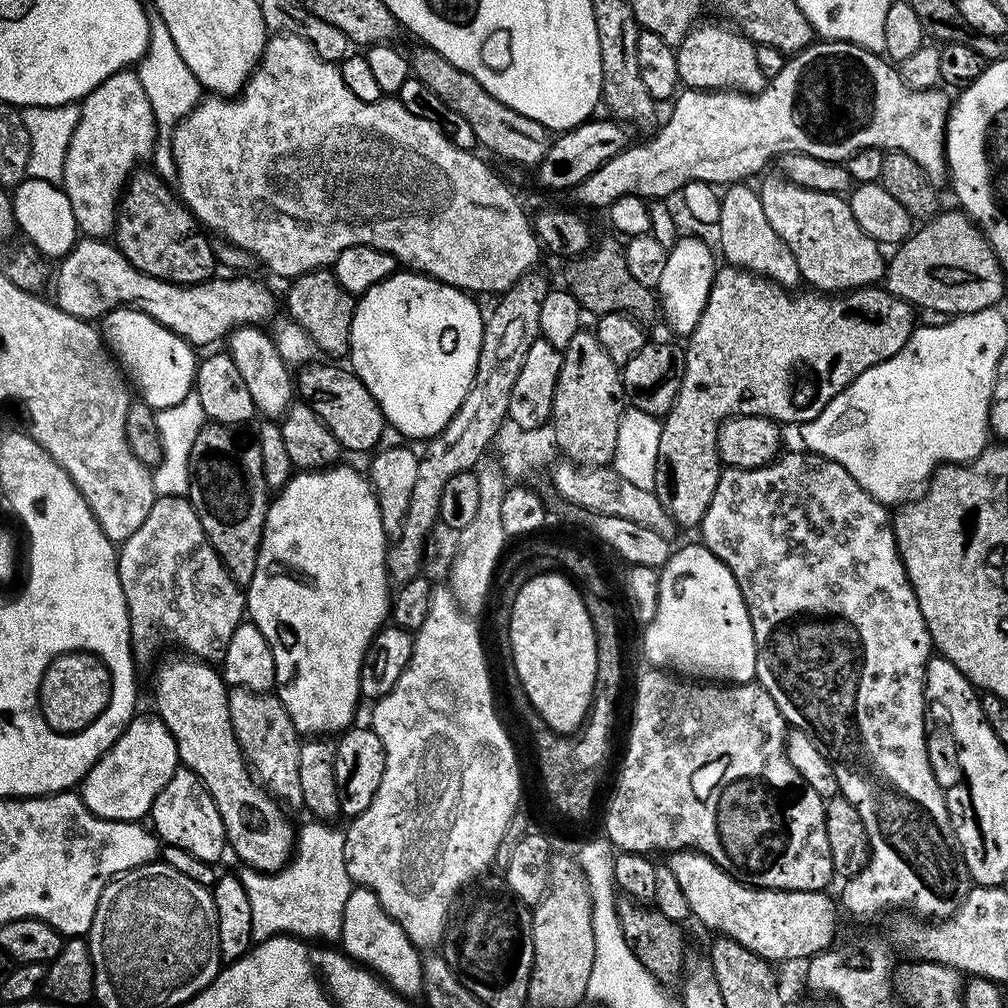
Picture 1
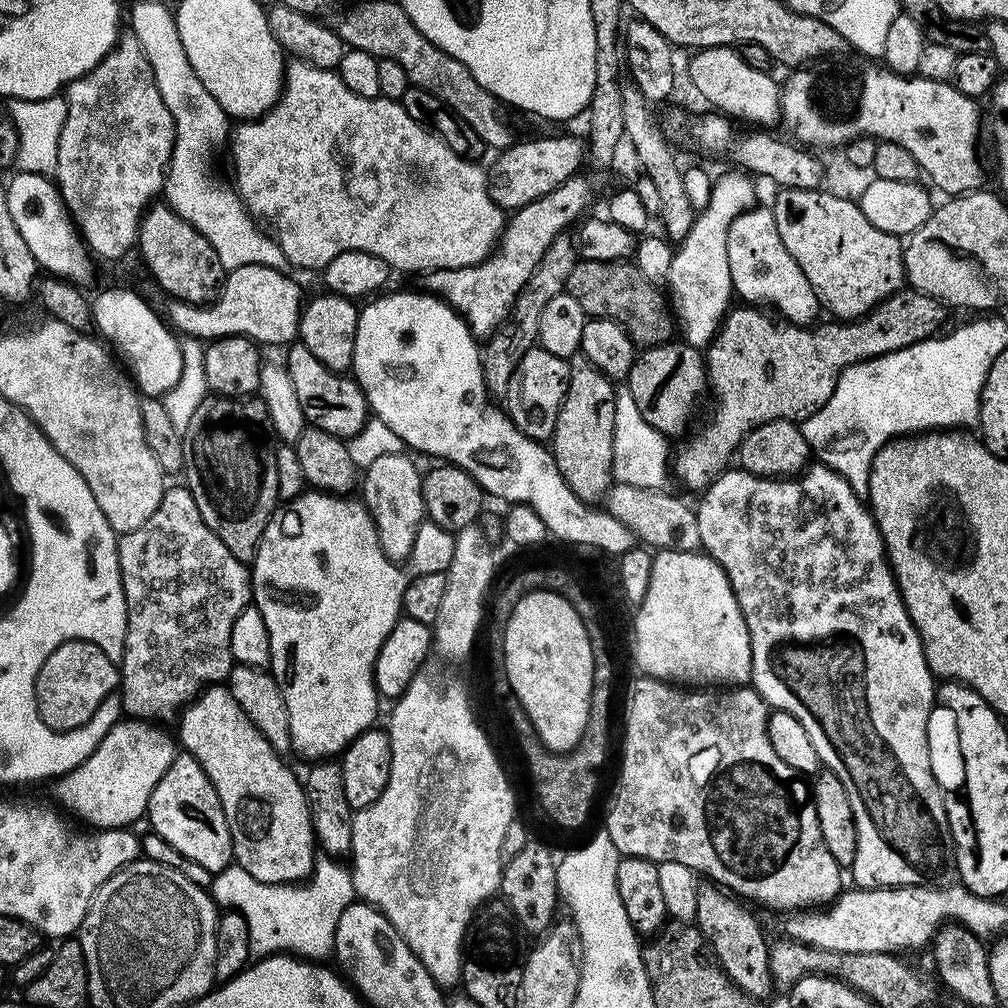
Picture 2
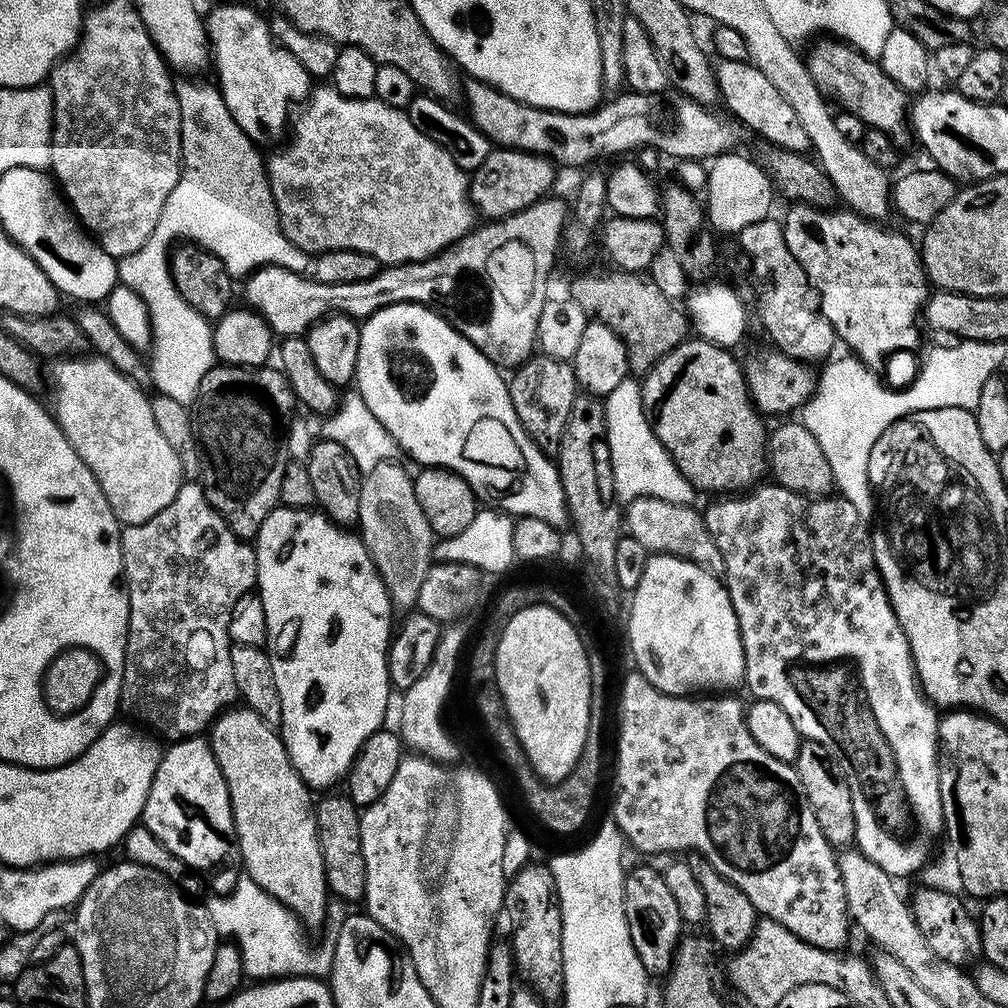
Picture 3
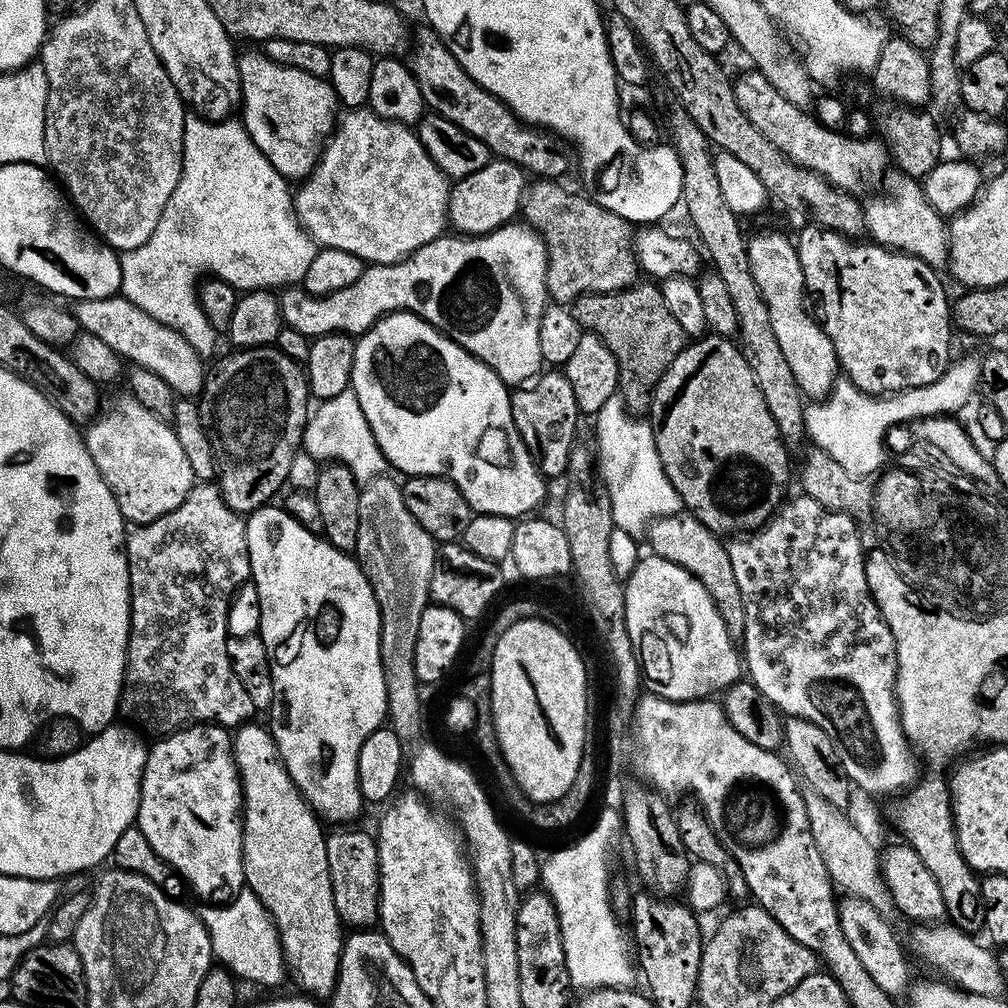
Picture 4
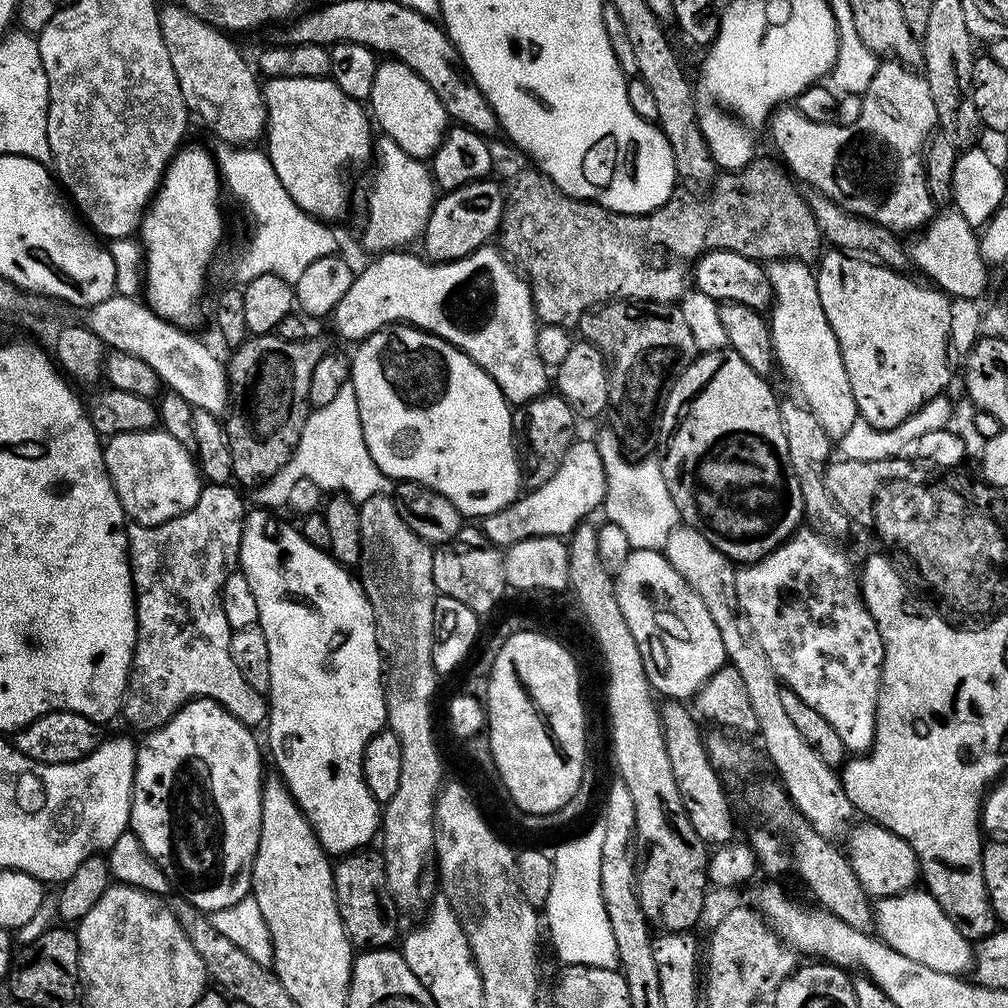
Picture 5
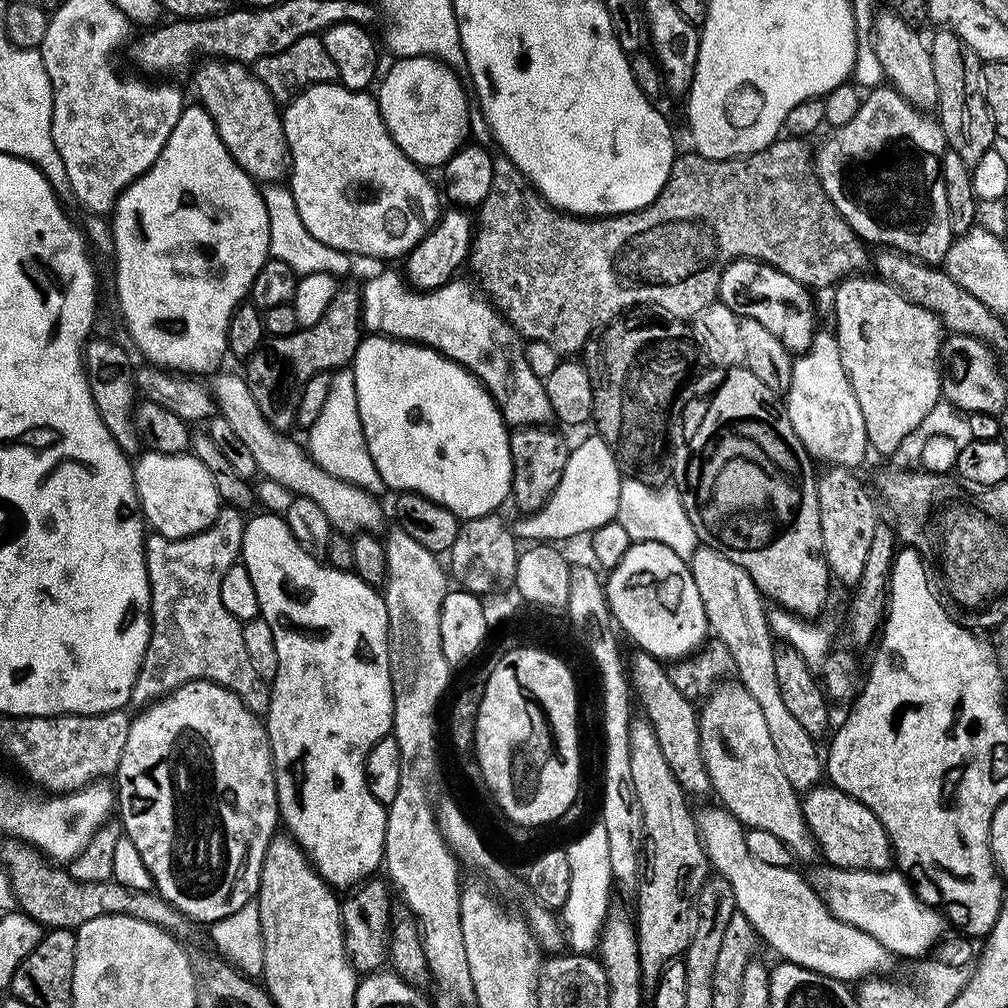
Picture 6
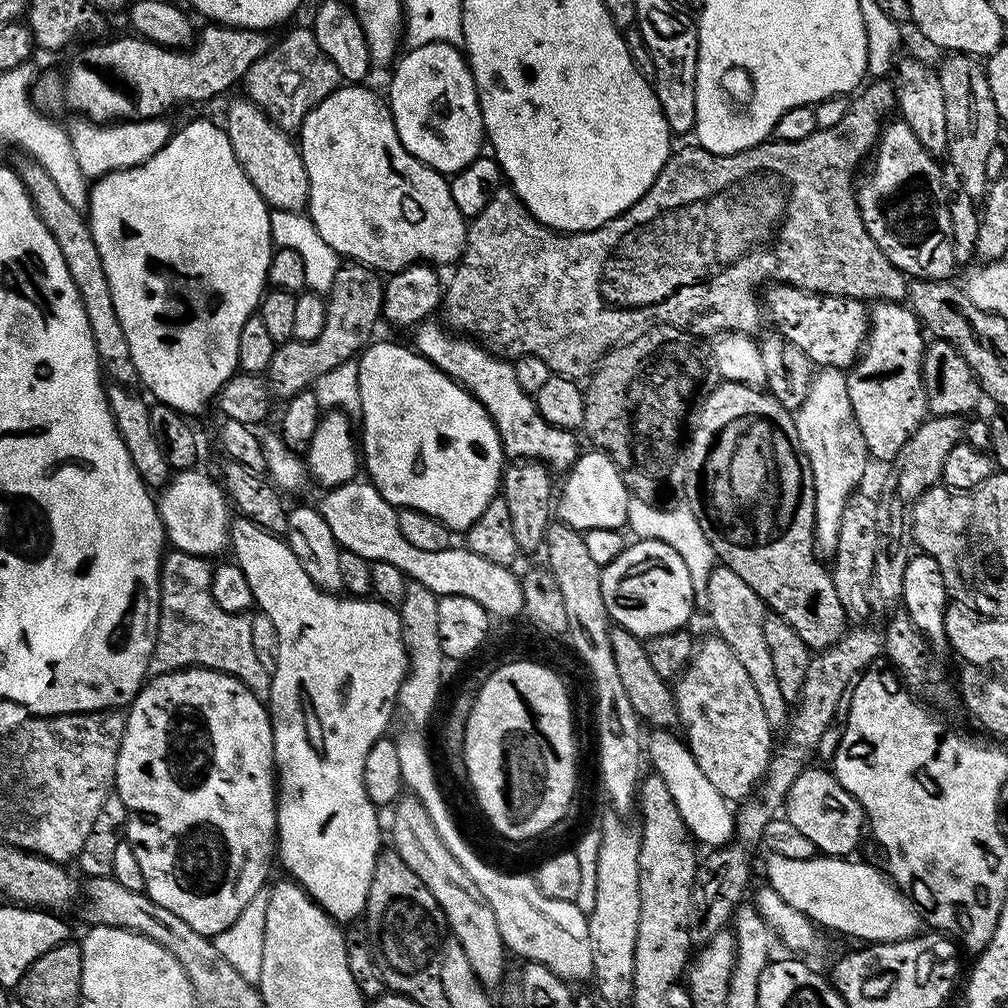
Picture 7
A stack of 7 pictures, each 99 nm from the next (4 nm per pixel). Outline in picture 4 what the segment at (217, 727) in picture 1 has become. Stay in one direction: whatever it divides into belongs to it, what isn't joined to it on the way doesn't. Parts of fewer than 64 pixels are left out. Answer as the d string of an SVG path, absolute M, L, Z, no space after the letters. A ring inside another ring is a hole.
M249 722L240 725L235 729L232 736L232 753L236 759L236 769L240 775L242 785L242 823L244 825L244 883L262 902L262 906L272 916L272 921L276 924L276 929L280 935L280 945L284 951L284 962L287 971L296 979L297 989L303 990L309 997L324 998L331 997L333 990L336 988L336 975L340 969L340 950L344 947L346 939L345 933L342 931L342 925L338 918L338 910L334 910L334 894L330 890L330 866L326 862L326 842L324 841L326 832L322 827L321 821L315 812L312 811L304 796L300 793L300 787L290 778L290 774L286 770L286 766L282 762L282 758L278 754L278 746L274 742L271 731L267 727L264 728L257 722Z

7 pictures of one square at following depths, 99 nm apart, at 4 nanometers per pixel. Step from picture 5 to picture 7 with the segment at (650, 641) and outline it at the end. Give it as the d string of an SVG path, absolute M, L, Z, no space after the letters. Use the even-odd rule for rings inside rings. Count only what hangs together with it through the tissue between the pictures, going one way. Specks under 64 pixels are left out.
M637 539L633 543L629 543L614 562L600 569L602 594L609 617L619 627L641 638L681 631L694 611L686 564L678 551L664 541Z

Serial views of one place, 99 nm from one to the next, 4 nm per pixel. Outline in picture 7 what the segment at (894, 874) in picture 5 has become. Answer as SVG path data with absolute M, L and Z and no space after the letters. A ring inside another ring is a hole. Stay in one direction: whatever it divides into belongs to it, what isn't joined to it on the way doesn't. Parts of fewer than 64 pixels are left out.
M809 766L790 786L788 797L784 803L783 819L796 827L805 838L814 842L817 853L825 856L848 858L866 836L866 821L860 804L836 780L835 775L827 767Z

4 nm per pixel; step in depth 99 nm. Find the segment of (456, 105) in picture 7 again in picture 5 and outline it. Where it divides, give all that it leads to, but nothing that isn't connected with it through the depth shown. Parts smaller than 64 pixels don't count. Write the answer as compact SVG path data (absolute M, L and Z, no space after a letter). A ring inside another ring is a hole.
M395 58L377 63L370 116L375 127L379 131L381 128L384 131L381 133L387 139L398 142L398 146L402 146L406 154L417 158L431 157L444 141L444 133L450 127L448 111L442 106L438 94L434 94L434 90L430 90L430 86L422 78L418 78L414 70L410 70L410 66Z

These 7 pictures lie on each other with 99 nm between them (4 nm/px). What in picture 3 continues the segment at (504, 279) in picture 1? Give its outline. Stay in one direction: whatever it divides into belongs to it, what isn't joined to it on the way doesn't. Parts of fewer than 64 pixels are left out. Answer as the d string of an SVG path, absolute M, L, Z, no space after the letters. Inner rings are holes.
M316 86L308 93L306 103L299 111L295 113L294 119L291 121L290 135L287 137L286 143L280 146L285 146L285 148L277 147L275 149L277 152L272 157L269 155L266 160L268 185L276 203L276 212L280 216L280 225L286 238L290 238L290 242L294 242L294 246L298 246L303 252L309 254L319 254L339 248L358 250L362 254L370 254L375 260L379 260L381 265L387 266L409 264L415 260L429 260L431 256L443 252L445 248L449 248L472 231L474 209L468 198L469 177L454 162L454 158L450 158L450 154L446 154L446 150L442 146L438 146L438 142L426 138L426 134L422 134L422 130L418 130L418 126L414 126L414 122L410 122L405 109L395 108L375 98L371 100L346 98L342 94L338 94L338 90L334 87L320 88L320 86Z

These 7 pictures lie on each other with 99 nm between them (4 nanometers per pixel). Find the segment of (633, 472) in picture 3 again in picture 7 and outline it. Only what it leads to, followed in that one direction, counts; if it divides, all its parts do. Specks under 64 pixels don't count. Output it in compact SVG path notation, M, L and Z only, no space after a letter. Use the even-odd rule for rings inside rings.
M631 497L627 512L627 527L641 540L664 541L671 549L678 551L690 573L693 603L700 608L707 607L709 600L709 576L716 567L717 559L709 539L702 533L694 512L686 502L674 508L658 508L651 501Z

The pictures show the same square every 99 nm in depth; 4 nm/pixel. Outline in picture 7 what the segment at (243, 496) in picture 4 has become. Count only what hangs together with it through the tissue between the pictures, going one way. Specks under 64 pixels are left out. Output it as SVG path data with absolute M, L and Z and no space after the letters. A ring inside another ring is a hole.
M349 259L341 263L338 274L334 274L334 286L326 294L326 326L322 326L322 334L307 342L285 340L277 347L266 373L273 397L287 398L305 391L326 370L353 359L368 347L384 311L384 284L379 278L377 269L367 264Z

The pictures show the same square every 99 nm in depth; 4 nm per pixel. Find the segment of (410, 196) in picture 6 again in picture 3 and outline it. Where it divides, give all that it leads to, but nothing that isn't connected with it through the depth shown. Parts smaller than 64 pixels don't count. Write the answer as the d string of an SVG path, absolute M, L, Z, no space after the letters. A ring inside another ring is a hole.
M224 4L212 13L207 13L206 31L210 45L210 60L214 68L216 64L215 79L234 122L238 122L238 126L242 126L244 133L257 145L275 145L283 141L290 128L292 104L299 105L307 101L308 93L314 87L313 77L309 76L306 70L302 70L302 65L294 59L294 54L290 54L290 50L276 43L272 31L268 29L268 20L244 4Z

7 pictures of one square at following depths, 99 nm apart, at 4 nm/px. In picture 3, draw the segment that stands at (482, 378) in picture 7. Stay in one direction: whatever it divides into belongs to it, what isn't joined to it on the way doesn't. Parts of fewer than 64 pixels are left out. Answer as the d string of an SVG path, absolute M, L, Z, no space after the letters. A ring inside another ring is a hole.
M549 194L541 199L535 200L530 206L526 206L526 210L515 212L509 216L503 216L501 220L493 220L484 222L484 225L473 227L467 236L463 236L456 243L445 248L443 252L439 252L436 256L431 256L429 260L415 260L409 264L390 264L381 267L380 271L374 274L374 278L366 278L366 282L318 282L311 275L304 272L295 272L294 270L286 270L279 268L273 264L264 264L251 273L243 281L244 284L244 300L243 303L256 312L272 327L273 333L277 337L283 338L288 336L303 337L308 329L313 328L318 321L326 316L348 316L351 320L363 322L372 316L378 310L382 310L386 306L394 306L395 304L425 304L427 308L437 312L446 322L450 322L450 326L454 326L454 330L458 330L474 347L480 349L482 354L486 354L486 358L490 358L493 364L504 370L515 370L533 355L534 345L536 344L536 327L538 326L538 314L542 314L542 306L550 298L548 292L548 275L552 272L552 266L556 262L556 247L561 247L562 233L566 225L566 217L569 215L570 208L567 203L563 204L560 200L555 200L555 195Z

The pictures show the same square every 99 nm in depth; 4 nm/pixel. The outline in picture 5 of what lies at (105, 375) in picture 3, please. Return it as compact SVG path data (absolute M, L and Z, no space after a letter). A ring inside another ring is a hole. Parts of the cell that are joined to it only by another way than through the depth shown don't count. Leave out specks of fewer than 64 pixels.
M163 430L123 432L103 445L104 464L129 521L158 526L193 508L200 498L202 473L188 451Z

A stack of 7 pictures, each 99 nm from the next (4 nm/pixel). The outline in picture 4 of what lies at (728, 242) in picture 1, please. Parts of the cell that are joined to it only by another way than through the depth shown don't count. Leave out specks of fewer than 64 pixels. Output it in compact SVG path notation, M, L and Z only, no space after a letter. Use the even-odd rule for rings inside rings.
M776 232L769 236L751 237L748 240L748 261L754 282L758 282L766 298L770 322L774 322L774 338L778 338L778 346L782 346L782 354L786 354L786 362L790 362L790 370L794 370L798 386L805 397L827 397L838 379L836 351L824 333L823 323L804 309L806 285L795 243Z

